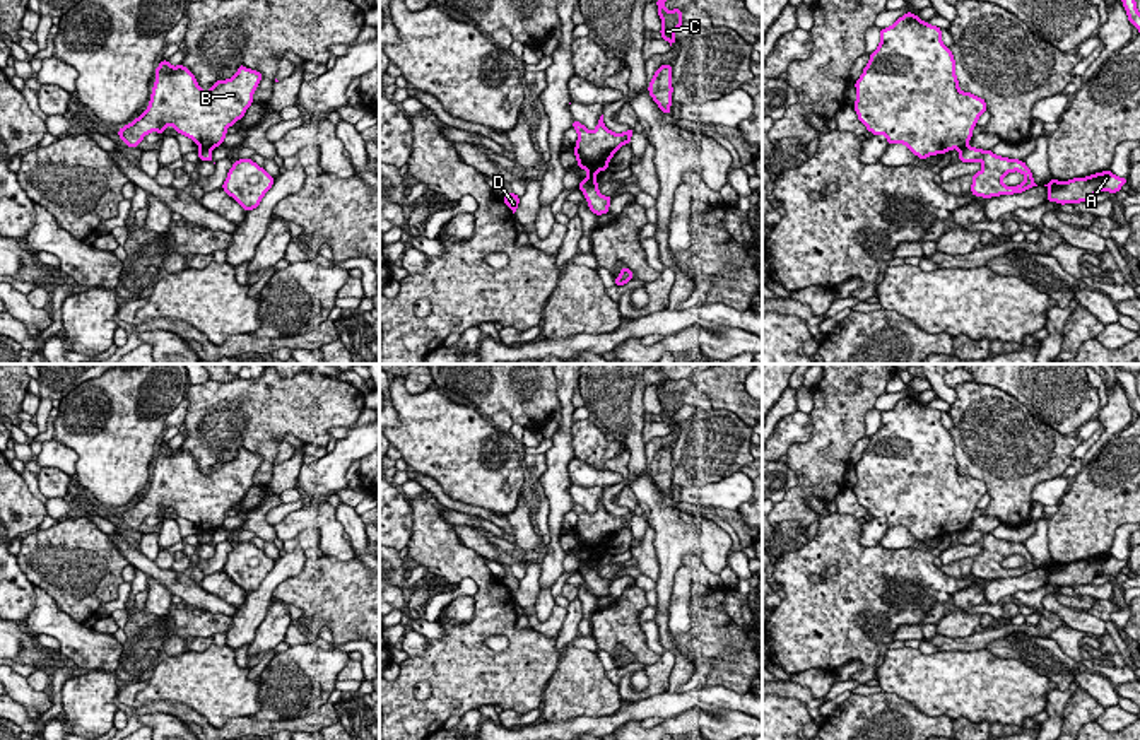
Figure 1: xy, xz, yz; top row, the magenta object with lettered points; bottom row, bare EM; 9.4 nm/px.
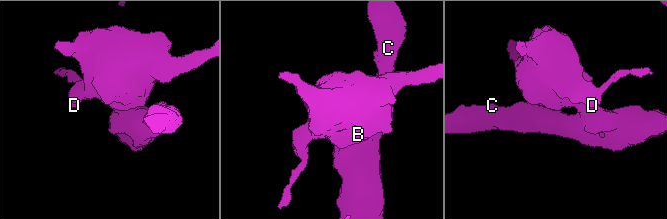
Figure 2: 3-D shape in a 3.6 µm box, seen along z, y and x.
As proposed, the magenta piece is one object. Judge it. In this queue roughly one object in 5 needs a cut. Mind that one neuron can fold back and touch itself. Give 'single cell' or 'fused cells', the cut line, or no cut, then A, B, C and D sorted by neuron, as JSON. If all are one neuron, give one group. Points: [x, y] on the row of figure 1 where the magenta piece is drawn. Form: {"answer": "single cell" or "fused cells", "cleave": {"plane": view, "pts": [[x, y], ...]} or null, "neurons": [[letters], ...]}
{"answer": "fused cells", "cleave": {"plane": "xz", "pts": [[585, 178], [593, 182]]}, "neurons": [["A", "C"], ["B", "D"]]}

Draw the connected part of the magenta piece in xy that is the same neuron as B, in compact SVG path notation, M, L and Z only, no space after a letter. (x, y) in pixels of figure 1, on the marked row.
M162 60L156 73L147 109L118 130L128 147L137 147L150 132L164 133L167 125L200 149L222 145L226 130L253 104L255 89L263 77L239 65L234 77L217 80L210 91L203 91L183 65L173 67Z

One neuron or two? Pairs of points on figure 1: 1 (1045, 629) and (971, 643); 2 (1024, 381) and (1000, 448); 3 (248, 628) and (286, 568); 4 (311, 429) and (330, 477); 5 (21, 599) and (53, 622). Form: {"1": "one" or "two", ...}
{"1": "one", "2": "two", "3": "one", "4": "two", "5": "two"}

